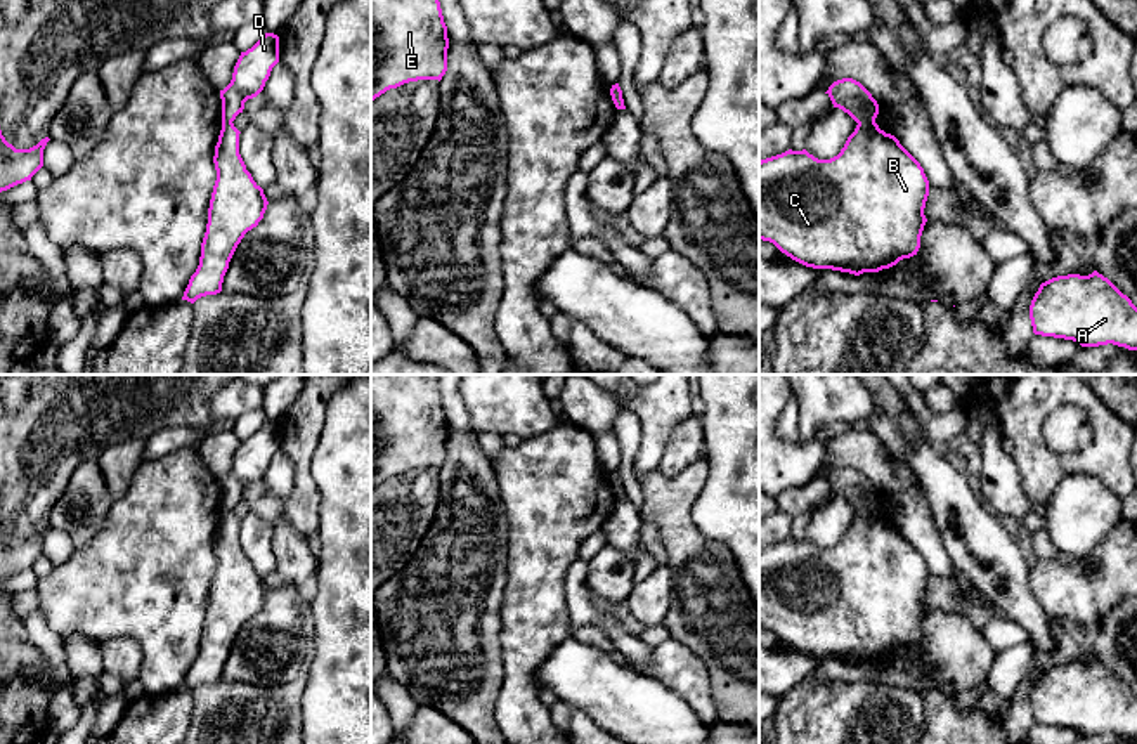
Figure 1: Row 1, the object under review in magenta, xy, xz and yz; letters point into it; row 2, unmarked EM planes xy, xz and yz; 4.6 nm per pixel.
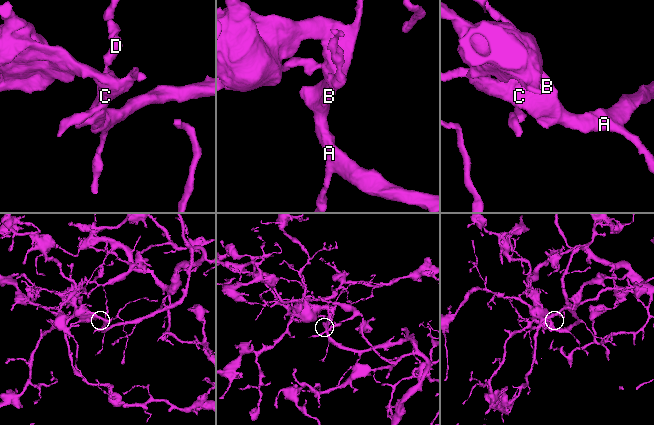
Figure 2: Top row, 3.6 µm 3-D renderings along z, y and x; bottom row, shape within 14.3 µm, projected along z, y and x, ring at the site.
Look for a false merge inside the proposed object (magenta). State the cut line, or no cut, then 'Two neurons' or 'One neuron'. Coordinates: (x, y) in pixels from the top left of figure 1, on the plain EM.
Split along yz (874, 507), (858, 514). Two neurons

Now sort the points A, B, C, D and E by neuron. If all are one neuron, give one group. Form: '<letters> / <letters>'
A B C E / D

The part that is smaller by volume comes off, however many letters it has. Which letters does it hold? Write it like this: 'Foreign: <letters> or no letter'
Foreign: D

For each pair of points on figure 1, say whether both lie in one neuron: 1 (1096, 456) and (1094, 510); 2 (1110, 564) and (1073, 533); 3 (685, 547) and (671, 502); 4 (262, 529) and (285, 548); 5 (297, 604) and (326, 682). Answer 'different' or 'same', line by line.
1: different
2: different
3: same
4: different
5: different

